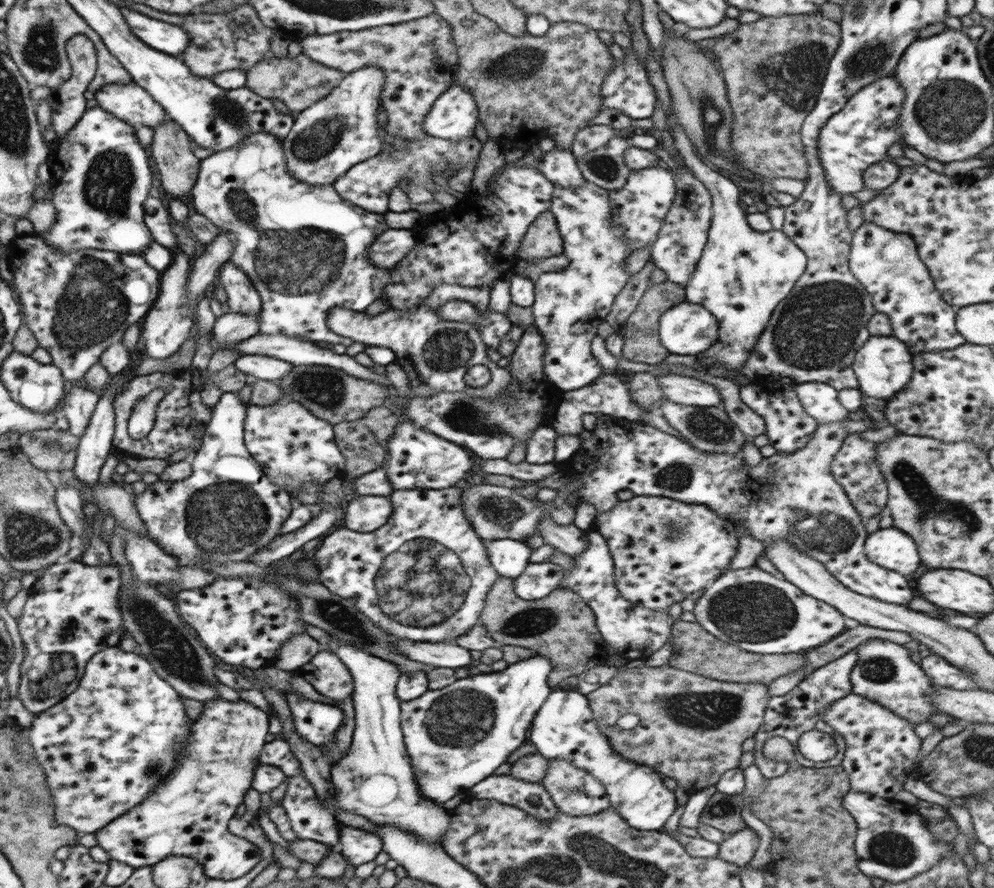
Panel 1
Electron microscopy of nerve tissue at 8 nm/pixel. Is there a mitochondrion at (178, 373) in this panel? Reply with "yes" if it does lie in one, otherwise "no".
no

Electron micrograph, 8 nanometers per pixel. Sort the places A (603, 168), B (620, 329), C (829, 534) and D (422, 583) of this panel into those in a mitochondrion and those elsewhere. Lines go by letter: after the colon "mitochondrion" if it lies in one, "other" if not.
A: mitochondrion
B: other
C: mitochondrion
D: mitochondrion

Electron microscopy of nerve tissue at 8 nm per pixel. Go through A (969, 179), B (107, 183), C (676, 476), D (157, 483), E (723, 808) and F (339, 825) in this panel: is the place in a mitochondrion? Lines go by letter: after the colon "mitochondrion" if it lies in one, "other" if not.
A: other
B: mitochondrion
C: mitochondrion
D: other
E: mitochondrion
F: other

